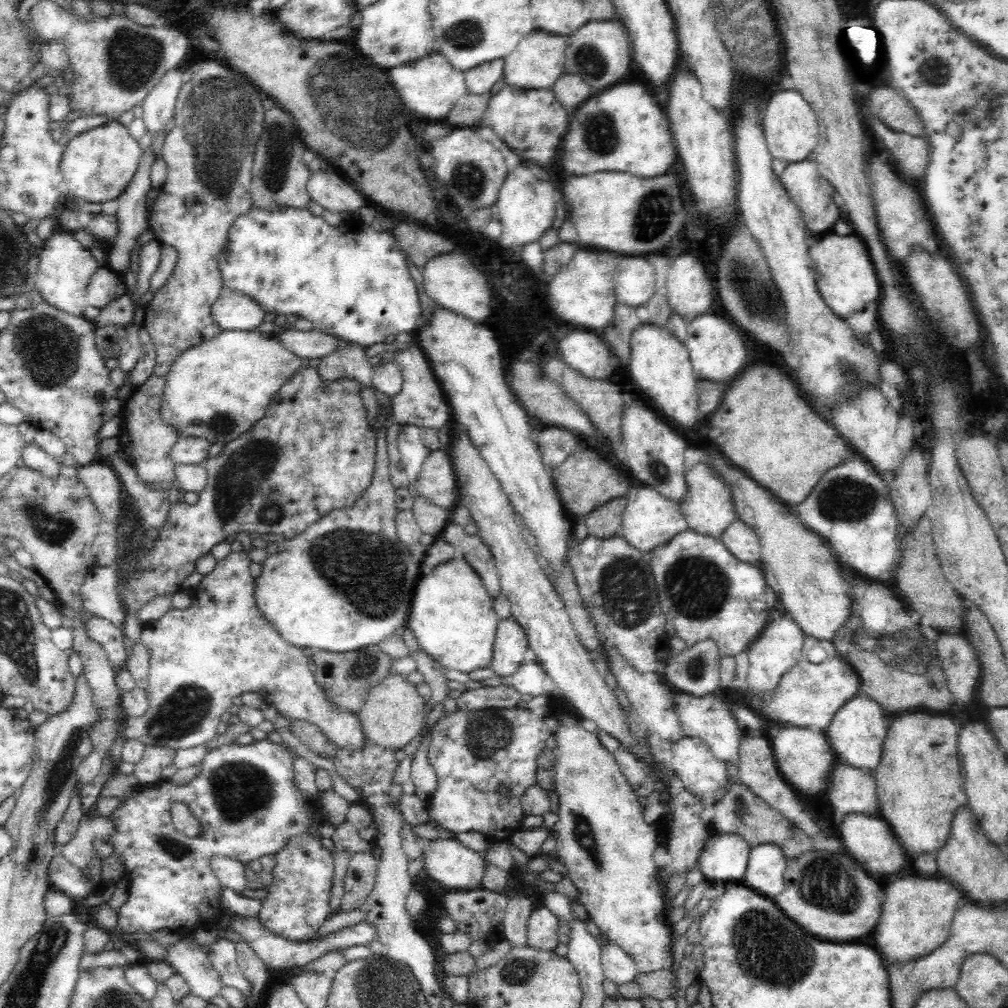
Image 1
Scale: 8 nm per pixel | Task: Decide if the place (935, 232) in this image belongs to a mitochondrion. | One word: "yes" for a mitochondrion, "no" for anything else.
no

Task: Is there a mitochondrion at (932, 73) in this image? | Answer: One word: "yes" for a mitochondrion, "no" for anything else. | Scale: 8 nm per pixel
yes

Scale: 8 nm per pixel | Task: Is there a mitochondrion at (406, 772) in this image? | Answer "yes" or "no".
no

